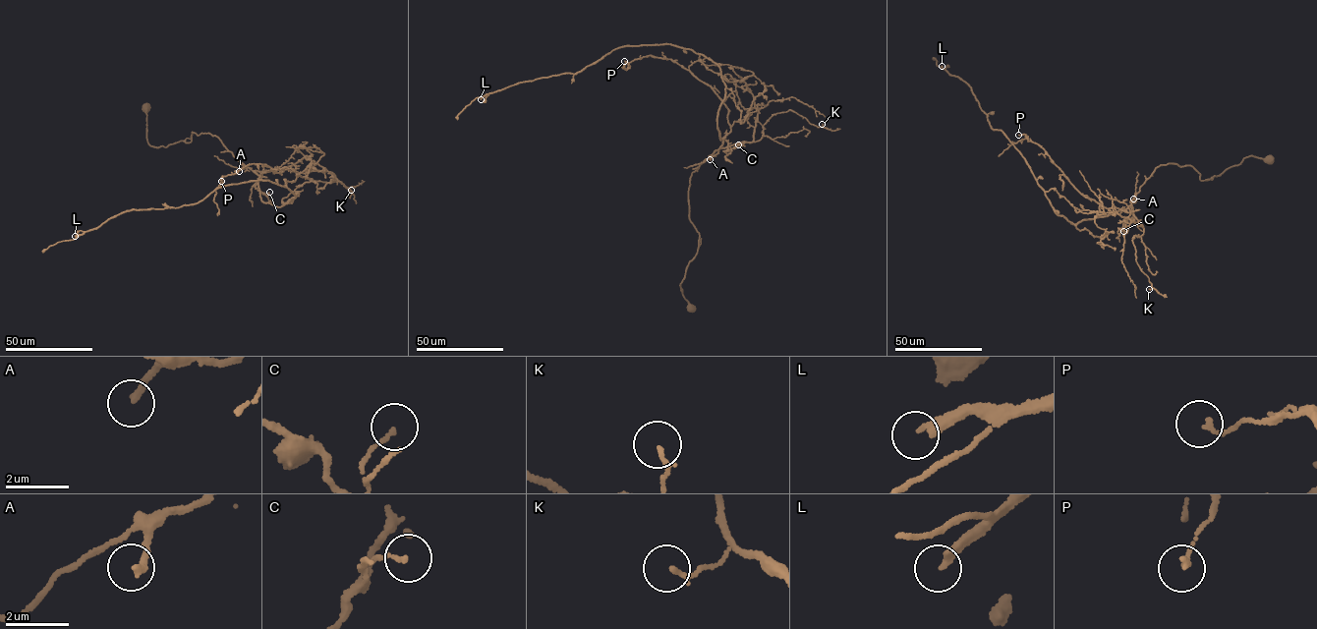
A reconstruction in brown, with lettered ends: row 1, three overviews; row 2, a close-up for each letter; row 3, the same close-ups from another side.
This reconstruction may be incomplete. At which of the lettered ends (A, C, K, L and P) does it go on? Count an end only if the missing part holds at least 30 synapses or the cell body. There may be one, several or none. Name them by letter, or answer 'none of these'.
L

